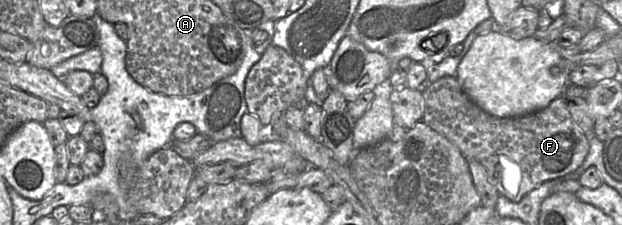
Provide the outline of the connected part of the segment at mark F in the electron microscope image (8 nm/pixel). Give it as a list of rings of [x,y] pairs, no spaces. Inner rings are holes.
[[[444,76],[428,84],[423,89],[423,98],[422,120],[455,144],[466,159],[481,163],[499,194],[513,202],[519,202],[546,181],[573,173],[583,164],[589,153],[589,139],[572,118],[564,95],[557,97],[540,111],[514,118],[498,118],[483,111],[463,91],[456,76]]]

